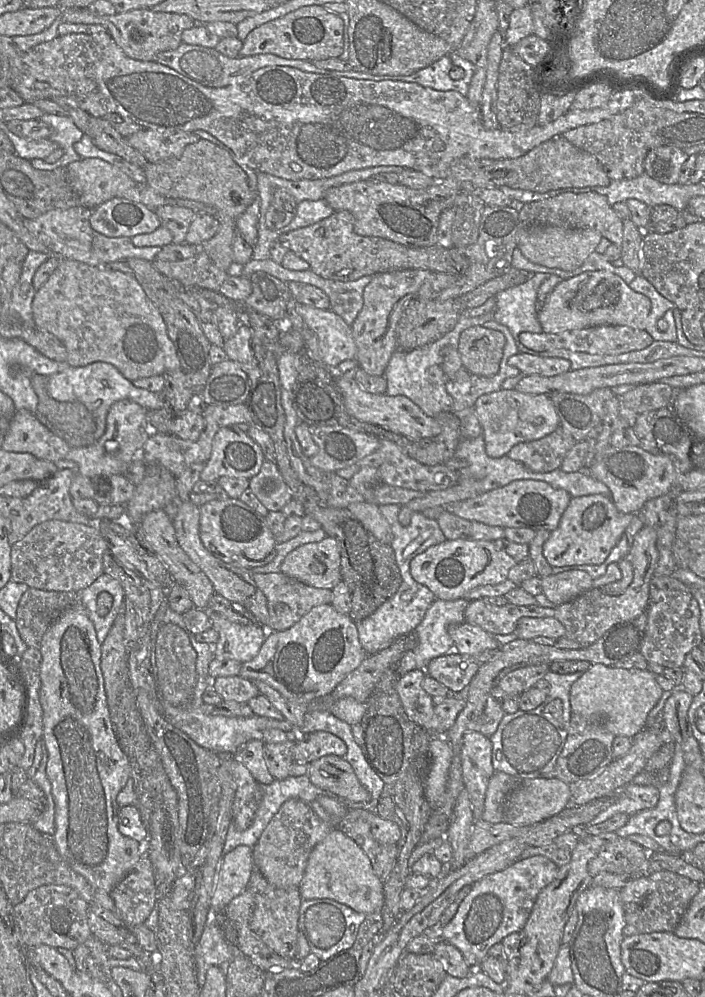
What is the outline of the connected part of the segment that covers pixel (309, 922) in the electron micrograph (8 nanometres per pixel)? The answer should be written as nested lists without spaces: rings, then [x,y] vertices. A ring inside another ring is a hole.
[[[332,899],[302,900],[298,929],[307,940],[310,951],[323,961],[343,950],[349,949],[354,944],[359,927],[365,918],[365,913],[356,912]]]

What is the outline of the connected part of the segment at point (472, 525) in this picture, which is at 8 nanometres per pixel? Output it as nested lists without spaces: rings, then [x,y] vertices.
[[[444,510],[437,518],[438,525],[448,540],[488,540],[495,541],[505,537],[504,528],[466,520],[450,510]]]

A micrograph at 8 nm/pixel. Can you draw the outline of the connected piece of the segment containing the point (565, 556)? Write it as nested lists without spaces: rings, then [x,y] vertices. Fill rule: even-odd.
[[[602,494],[572,497],[558,527],[543,545],[543,555],[552,567],[600,565],[617,545],[636,513],[620,512],[613,501]]]

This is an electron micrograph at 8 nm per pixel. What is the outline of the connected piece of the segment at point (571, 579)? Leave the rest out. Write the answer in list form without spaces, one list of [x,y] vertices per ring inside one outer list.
[[[570,570],[541,577],[543,593],[556,606],[592,589],[593,579],[582,570]]]

